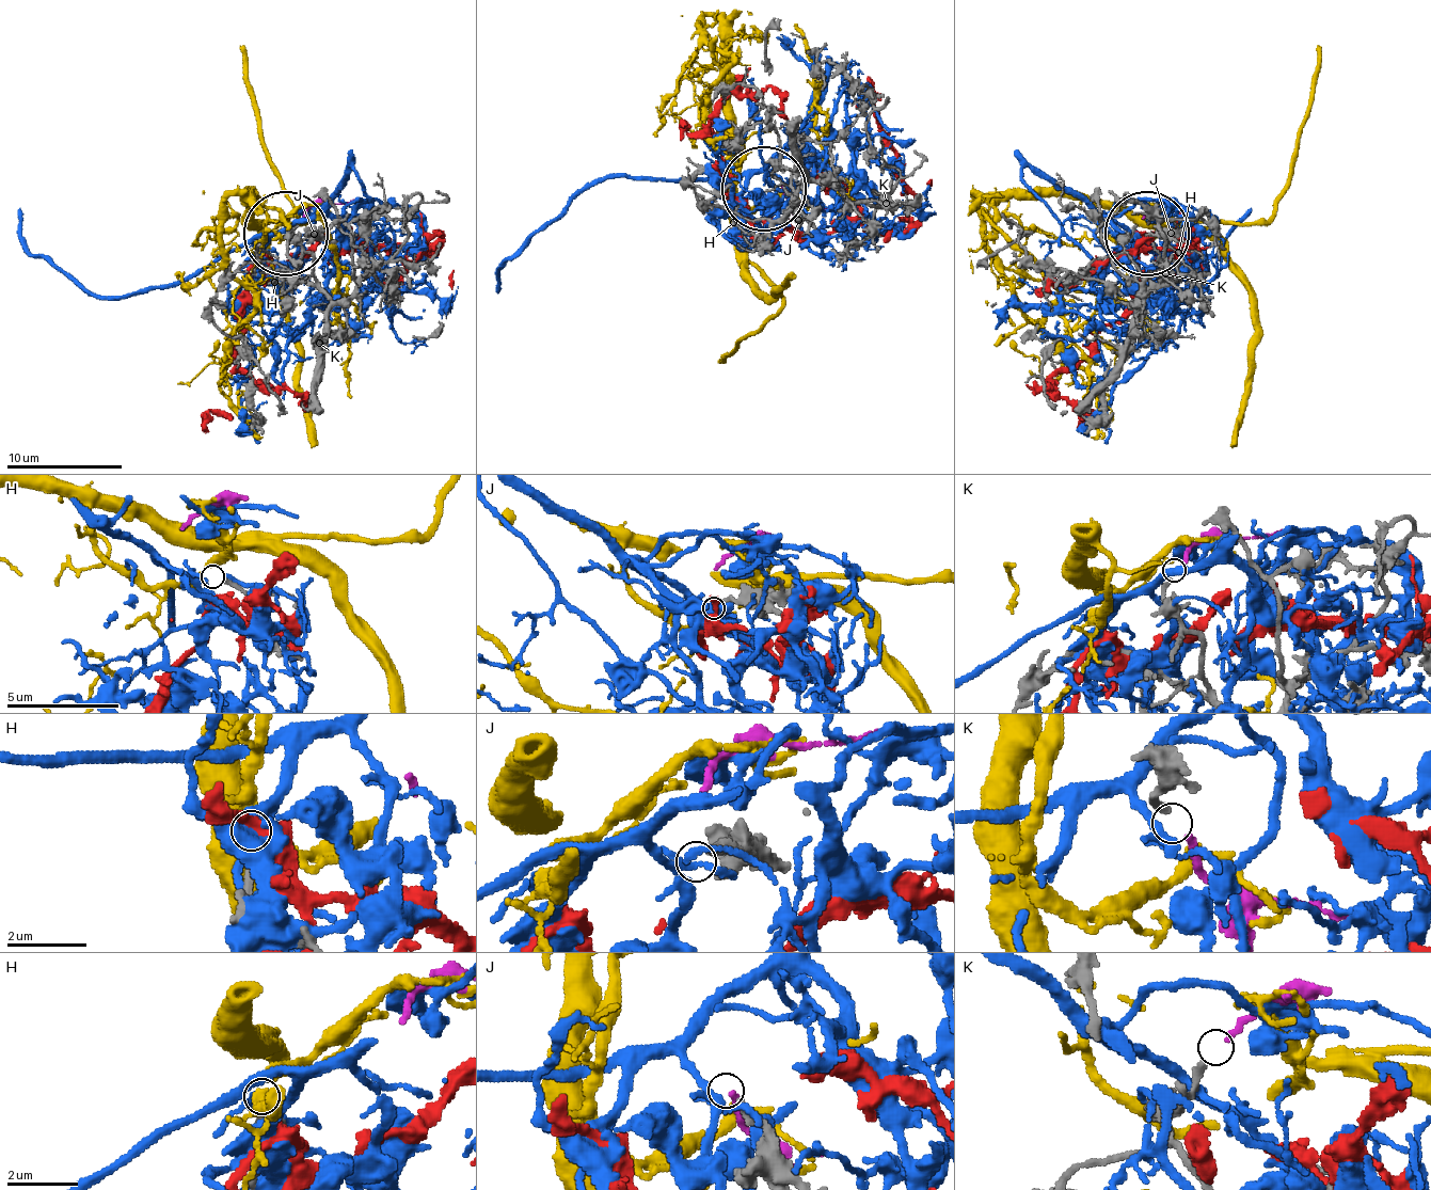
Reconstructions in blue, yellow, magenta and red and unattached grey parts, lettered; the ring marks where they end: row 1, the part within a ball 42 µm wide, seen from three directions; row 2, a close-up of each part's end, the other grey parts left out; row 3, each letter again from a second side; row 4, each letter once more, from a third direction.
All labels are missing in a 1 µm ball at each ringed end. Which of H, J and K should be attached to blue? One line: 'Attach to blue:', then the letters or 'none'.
Attach to blue: none

